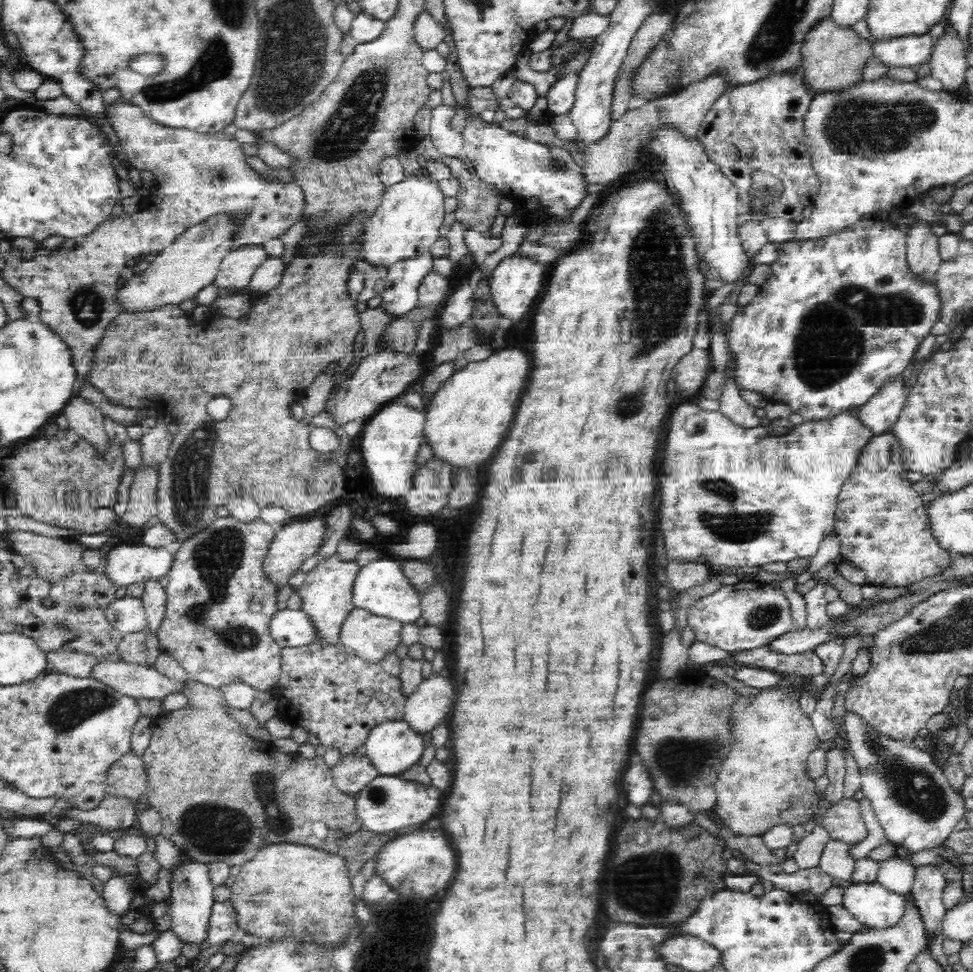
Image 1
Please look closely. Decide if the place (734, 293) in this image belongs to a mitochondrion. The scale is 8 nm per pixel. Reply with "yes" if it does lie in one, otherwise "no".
no

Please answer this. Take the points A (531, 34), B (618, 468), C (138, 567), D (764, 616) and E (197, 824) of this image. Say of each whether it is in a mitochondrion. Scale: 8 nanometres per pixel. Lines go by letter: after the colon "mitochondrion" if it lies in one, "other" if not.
A: other
B: other
C: other
D: mitochondrion
E: mitochondrion

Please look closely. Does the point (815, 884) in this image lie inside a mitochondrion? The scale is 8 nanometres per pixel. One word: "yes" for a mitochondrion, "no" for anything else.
no

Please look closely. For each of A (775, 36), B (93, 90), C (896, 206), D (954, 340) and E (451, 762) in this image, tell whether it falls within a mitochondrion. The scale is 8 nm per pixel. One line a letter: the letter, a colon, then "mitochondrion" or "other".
A: mitochondrion
B: other
C: other
D: other
E: other

